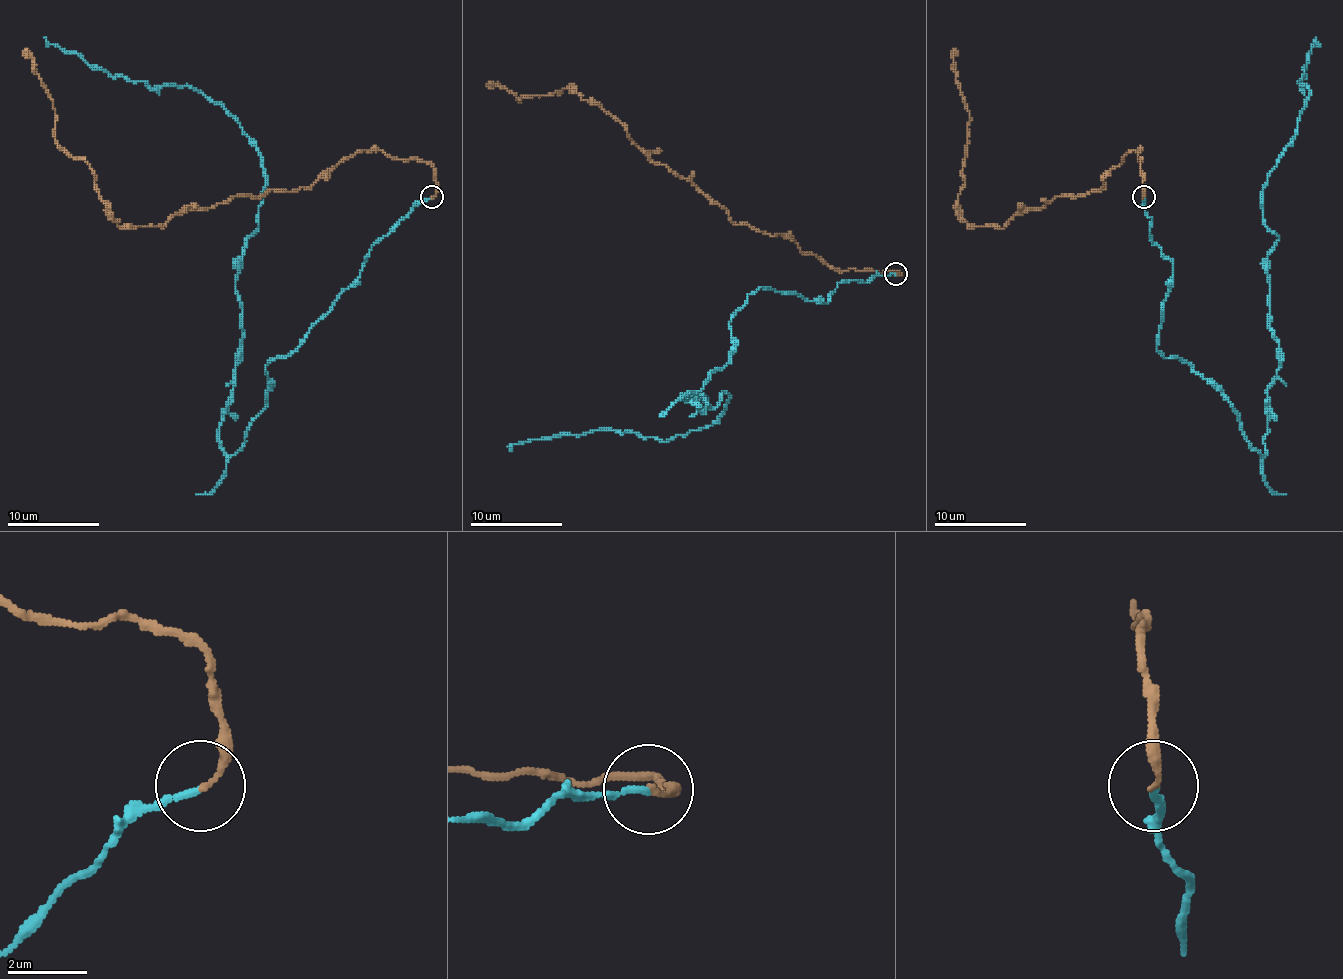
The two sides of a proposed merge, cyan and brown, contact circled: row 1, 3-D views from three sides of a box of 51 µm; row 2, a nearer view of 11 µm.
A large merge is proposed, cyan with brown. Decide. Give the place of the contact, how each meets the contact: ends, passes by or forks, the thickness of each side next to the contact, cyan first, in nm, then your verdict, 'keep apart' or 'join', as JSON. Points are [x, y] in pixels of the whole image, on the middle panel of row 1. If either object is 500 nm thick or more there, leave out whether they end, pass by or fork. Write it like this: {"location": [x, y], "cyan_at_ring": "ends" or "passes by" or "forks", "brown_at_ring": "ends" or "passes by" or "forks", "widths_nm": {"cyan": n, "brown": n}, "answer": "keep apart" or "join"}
{"location": [895, 274], "cyan_at_ring": "ends", "brown_at_ring": "ends", "widths_nm": {"cyan": 150, "brown": 160}, "answer": "join"}

